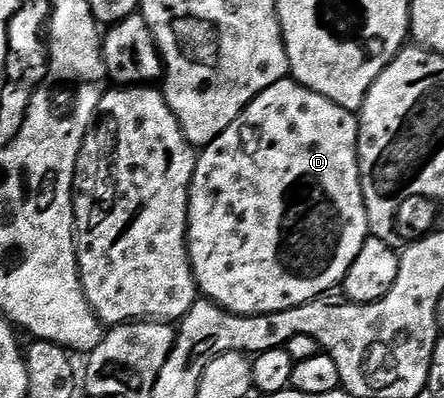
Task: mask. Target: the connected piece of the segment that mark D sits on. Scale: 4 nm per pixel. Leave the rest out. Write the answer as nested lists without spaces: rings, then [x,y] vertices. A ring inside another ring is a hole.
[[[288,77],[269,85],[269,89],[261,92],[235,118],[233,125],[229,125],[225,133],[221,133],[208,147],[198,152],[189,197],[187,248],[191,254],[191,268],[200,292],[227,311],[238,315],[277,313],[334,292],[331,290],[334,287],[336,290],[342,284],[345,273],[349,273],[349,265],[357,261],[357,253],[361,253],[361,245],[365,245],[368,237],[367,210],[359,176],[359,120],[356,112],[346,111],[341,105],[329,101],[329,97],[321,97],[321,93],[296,83],[294,79]]]

